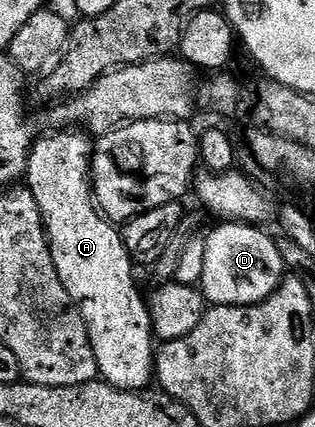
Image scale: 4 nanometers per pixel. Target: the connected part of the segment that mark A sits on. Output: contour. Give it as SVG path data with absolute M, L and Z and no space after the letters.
M59 128L54 132L56 134L34 139L31 153L27 155L25 171L26 189L30 190L37 200L37 208L43 217L49 252L53 256L53 268L57 268L57 276L61 284L65 284L65 292L69 292L85 320L89 344L97 360L98 377L118 390L141 390L150 387L155 373L157 353L151 312L147 309L145 294L139 291L139 286L135 283L137 266L131 261L125 248L122 233L103 217L93 201L89 177L93 153L92 139L79 128Z

